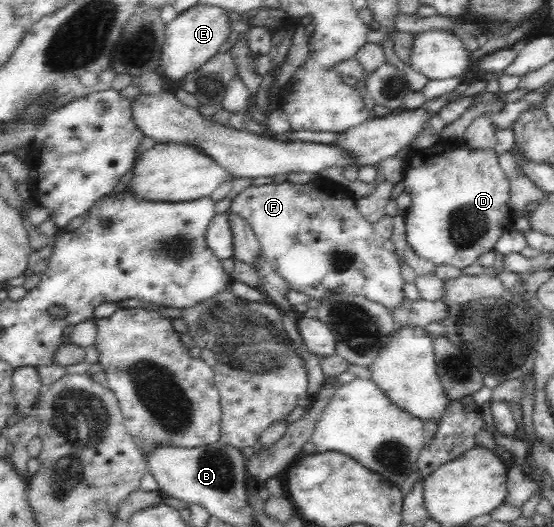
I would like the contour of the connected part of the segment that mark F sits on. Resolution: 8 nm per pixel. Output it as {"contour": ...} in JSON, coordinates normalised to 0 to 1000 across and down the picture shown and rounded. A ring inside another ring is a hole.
{"contour":[[[576,336],[554,349],[522,343],[458,353],[435,361],[415,383],[412,406],[433,408],[448,429],[455,431],[460,450],[471,463],[471,478],[491,510],[505,522],[523,546],[579,571],[585,564],[617,556],[650,560],[671,573],[682,573],[700,588],[717,586],[733,569],[727,529],[718,486],[693,472],[693,454],[675,436],[641,385],[637,370],[614,349],[603,361],[592,361],[596,345]]]}

